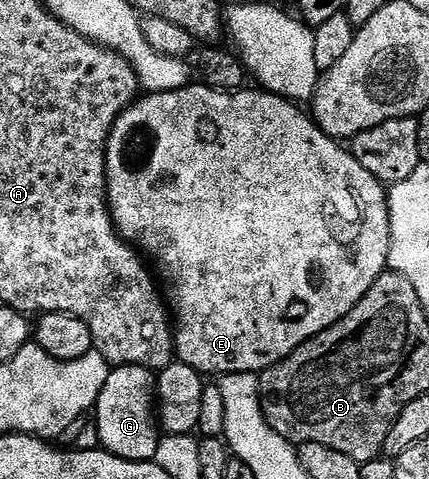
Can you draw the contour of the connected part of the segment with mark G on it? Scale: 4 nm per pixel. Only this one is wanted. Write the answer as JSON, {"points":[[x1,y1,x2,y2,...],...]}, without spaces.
{"points":[[120,365,112,368,105,387,101,387,93,418,99,432,98,444,108,453,130,461,154,461,161,430,157,424,155,400,156,374,140,365]]}

